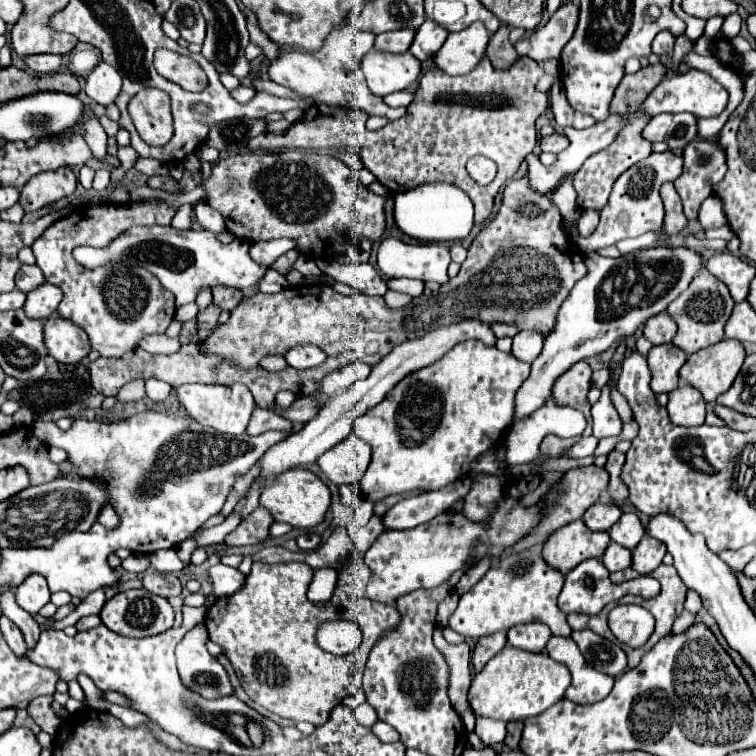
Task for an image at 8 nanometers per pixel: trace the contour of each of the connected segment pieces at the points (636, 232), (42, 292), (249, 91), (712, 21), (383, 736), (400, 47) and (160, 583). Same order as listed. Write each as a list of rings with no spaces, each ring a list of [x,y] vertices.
[[[666,150],[662,154],[650,154],[648,158],[644,158],[642,162],[638,162],[636,166],[628,168],[616,182],[614,188],[610,192],[610,200],[608,204],[602,208],[600,212],[600,224],[598,228],[590,234],[590,236],[580,236],[578,238],[578,246],[582,252],[596,252],[600,248],[612,246],[618,240],[624,238],[636,238],[644,232],[656,230],[660,234],[660,238],[666,238],[666,234],[662,232],[662,218],[664,218],[664,208],[662,208],[662,200],[660,200],[660,186],[664,182],[672,182],[682,174],[682,156]]]
[[[44,282],[26,294],[26,302],[24,302],[22,310],[26,312],[28,318],[46,320],[56,312],[60,300],[62,300],[62,290],[54,284]]]
[[[240,84],[238,88],[234,88],[234,90],[230,92],[230,96],[232,96],[234,100],[246,104],[246,102],[250,102],[250,100],[256,96],[256,92],[254,92],[254,88],[250,88],[250,86],[246,86],[246,84]]]
[[[714,16],[708,19],[704,28],[704,36],[708,36],[708,38],[714,38],[714,36],[720,32],[722,24],[724,24],[724,19],[725,18],[722,16]]]
[[[376,722],[374,728],[372,728],[372,732],[374,732],[382,742],[398,742],[398,740],[400,740],[400,736],[396,734],[396,730],[392,730],[386,722]]]
[[[394,30],[376,36],[374,48],[382,52],[406,52],[414,40],[414,30]]]
[[[144,574],[142,576],[142,584],[148,592],[158,594],[162,598],[170,598],[170,596],[180,596],[182,592],[182,584],[178,580],[178,576],[174,574]]]

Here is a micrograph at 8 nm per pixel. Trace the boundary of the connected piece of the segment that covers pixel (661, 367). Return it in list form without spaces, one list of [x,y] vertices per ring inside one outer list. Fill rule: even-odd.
[[[660,344],[652,346],[652,350],[646,356],[650,372],[652,372],[652,382],[650,388],[660,394],[660,392],[672,392],[678,386],[678,372],[686,362],[684,350],[680,350],[674,344]]]

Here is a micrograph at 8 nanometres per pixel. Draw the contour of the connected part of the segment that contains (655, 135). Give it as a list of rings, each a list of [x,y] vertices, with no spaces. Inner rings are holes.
[[[658,114],[642,130],[642,138],[648,142],[666,142],[670,150],[682,150],[696,138],[694,114]]]

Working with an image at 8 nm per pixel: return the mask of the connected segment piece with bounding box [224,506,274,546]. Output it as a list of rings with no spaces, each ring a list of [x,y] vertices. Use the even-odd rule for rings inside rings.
[[[256,508],[246,520],[240,522],[240,526],[230,532],[224,542],[232,546],[246,546],[246,544],[260,544],[268,538],[268,528],[272,524],[272,516],[264,508]]]

